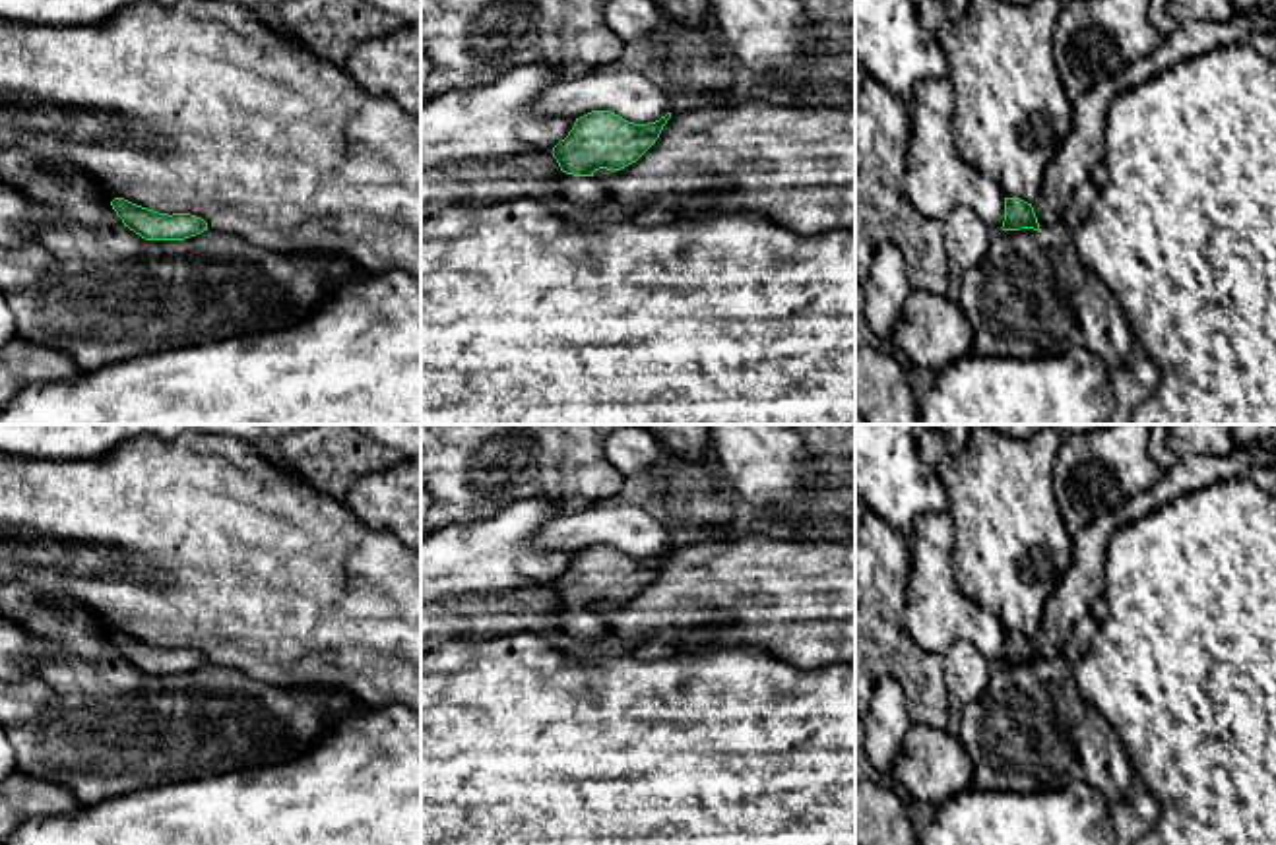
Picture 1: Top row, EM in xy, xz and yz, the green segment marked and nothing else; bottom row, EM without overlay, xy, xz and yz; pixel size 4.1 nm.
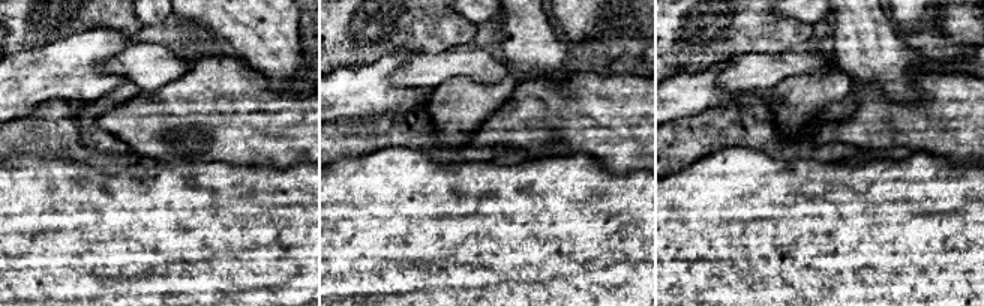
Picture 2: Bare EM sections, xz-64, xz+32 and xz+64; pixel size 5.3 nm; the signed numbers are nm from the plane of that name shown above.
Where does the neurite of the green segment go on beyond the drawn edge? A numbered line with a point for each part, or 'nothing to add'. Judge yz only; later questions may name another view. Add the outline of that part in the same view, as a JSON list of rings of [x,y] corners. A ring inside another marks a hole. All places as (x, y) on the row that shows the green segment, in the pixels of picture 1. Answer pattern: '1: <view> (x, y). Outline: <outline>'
1: yz (1083, 150). Outline: [[[1270,8],[1235,12],[1226,23],[1181,23],[1144,58],[1131,62],[1119,76],[1100,79],[1074,101],[1072,128],[1045,167],[1034,213],[1043,235],[1067,231],[1067,209],[1078,184],[1090,180],[1103,163],[1103,130],[1113,99],[1191,56],[1231,43],[1247,43],[1255,33],[1270,33]]]

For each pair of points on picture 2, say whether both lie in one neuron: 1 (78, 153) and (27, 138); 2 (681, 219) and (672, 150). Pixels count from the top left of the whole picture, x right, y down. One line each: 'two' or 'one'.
1: one
2: two

